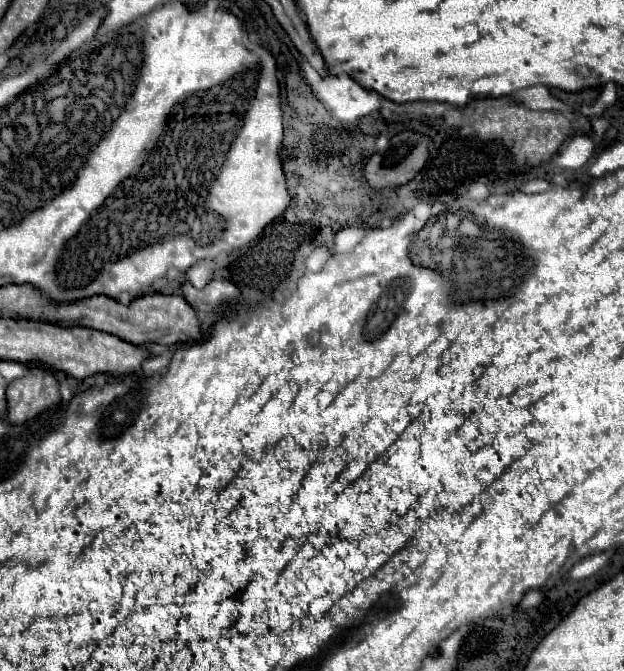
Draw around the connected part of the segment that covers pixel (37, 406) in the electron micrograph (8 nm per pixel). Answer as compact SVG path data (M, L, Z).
M36 367L26 377L8 385L6 401L6 421L10 425L22 425L60 403L58 381L50 371Z

